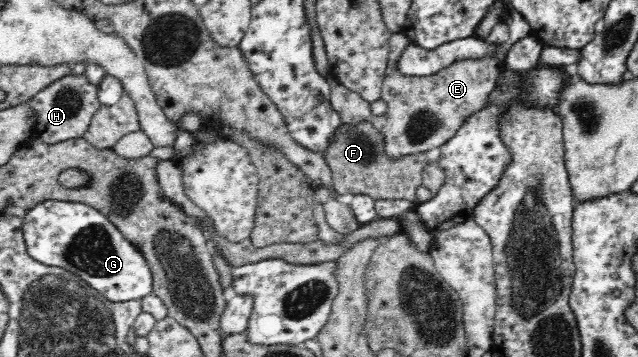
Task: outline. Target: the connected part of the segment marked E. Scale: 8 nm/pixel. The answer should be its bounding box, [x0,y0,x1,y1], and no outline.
[369,32,505,160]

